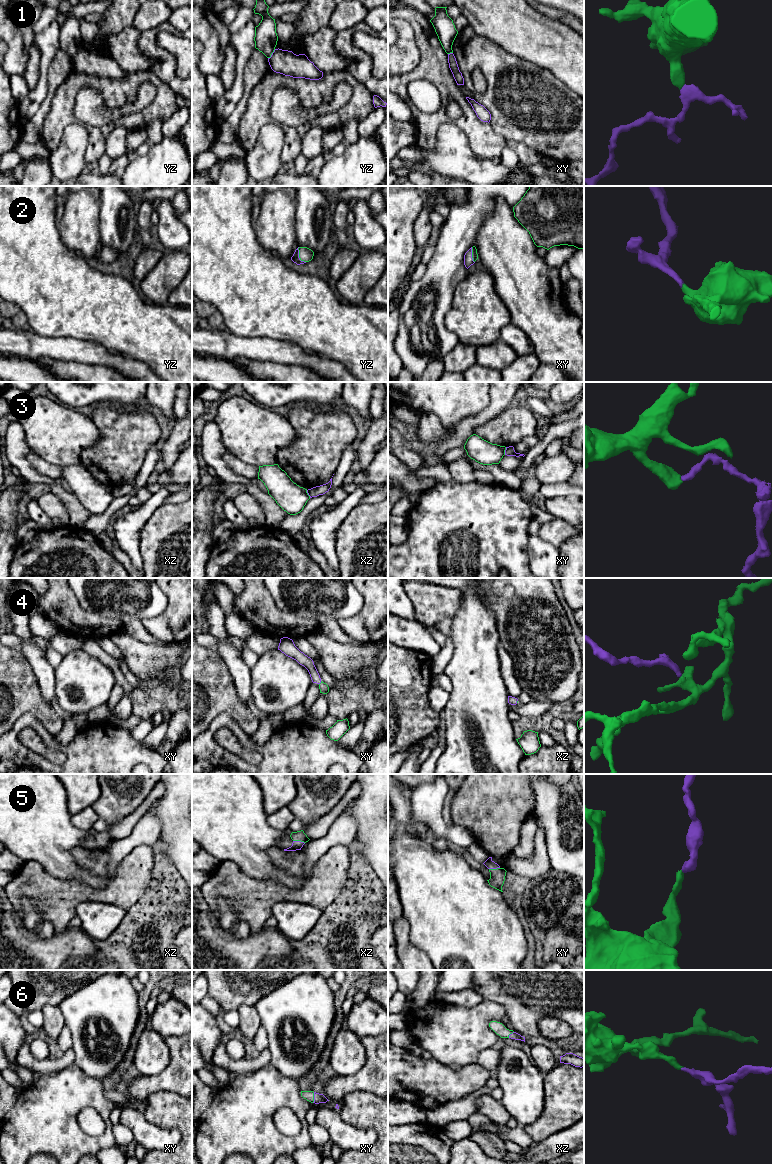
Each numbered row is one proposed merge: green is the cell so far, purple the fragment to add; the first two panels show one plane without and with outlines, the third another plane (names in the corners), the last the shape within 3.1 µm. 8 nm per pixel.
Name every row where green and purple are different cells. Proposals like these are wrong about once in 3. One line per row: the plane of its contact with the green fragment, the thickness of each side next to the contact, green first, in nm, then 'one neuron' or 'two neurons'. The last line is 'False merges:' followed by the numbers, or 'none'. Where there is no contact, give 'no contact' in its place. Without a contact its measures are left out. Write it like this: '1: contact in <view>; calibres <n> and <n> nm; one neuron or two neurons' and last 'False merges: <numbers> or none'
1: contact in yz; calibres 180 and 200 nm; two neurons
2: contact in yz; calibres 110 and 70 nm; one neuron
3: contact in xz; calibres 240 and 80 nm; two neurons
4: contact in xy; calibres 70 and 90 nm; one neuron
5: contact in xz; calibres 80 and 80 nm; one neuron
6: contact in xy; calibres 80 and 80 nm; one neuron
False merges: 1, 3

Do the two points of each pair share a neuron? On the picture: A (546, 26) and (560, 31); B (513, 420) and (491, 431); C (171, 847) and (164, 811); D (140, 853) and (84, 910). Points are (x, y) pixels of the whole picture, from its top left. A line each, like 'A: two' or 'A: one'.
A: one
B: one
C: one
D: two

